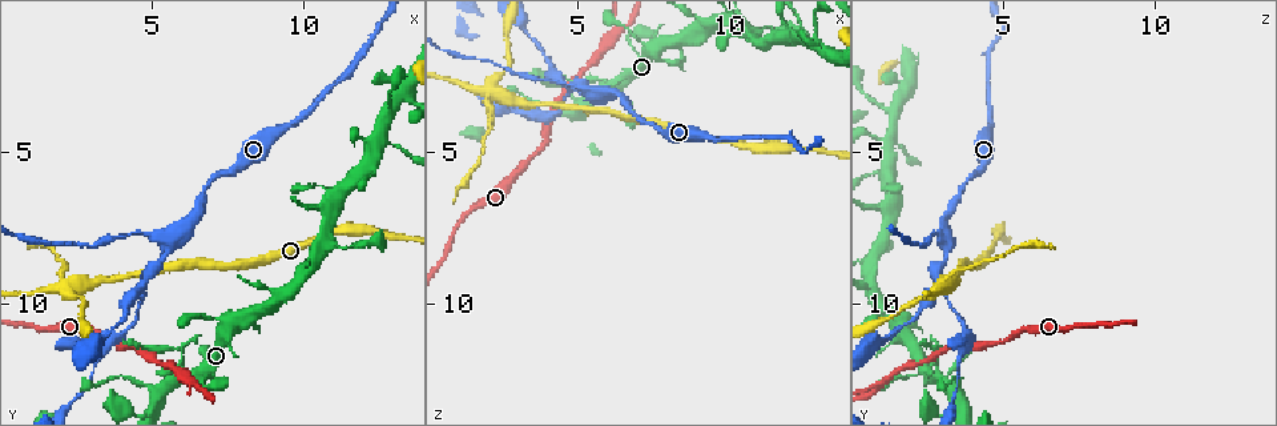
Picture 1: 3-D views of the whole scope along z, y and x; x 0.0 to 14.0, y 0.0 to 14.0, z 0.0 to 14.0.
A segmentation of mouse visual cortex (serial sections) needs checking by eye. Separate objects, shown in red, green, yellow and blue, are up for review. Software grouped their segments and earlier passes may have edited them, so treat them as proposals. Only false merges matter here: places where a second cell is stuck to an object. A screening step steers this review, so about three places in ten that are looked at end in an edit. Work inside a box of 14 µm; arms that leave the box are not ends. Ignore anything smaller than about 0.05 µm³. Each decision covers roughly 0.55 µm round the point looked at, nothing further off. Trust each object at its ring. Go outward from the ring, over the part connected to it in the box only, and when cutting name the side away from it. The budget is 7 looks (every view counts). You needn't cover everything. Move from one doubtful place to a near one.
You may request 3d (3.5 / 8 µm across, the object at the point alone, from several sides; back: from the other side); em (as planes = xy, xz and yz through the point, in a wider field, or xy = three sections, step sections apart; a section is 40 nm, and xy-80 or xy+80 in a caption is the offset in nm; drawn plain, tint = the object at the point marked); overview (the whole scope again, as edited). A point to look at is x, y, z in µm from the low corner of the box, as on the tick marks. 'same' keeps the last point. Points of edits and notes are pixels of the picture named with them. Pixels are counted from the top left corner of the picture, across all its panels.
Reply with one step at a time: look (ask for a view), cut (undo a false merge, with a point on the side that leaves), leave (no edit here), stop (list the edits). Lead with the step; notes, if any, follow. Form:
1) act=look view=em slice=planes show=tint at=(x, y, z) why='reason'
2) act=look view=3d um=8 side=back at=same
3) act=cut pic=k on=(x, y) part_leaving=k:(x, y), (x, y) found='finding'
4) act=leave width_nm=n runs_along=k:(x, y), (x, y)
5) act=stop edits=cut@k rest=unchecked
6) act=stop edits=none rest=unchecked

act=look view=em slice=xy step=5 show=tint at=(6.4, 12.6, 1.0) why='two arms in line, one across'

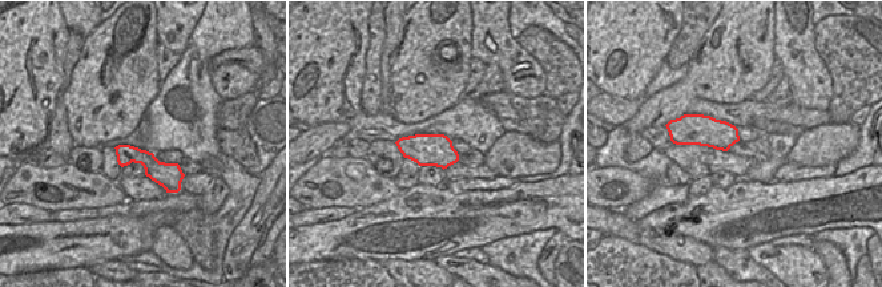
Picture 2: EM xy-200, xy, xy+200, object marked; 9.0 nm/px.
act=look view=3d um=3.5 at=same why='see where the arms go'

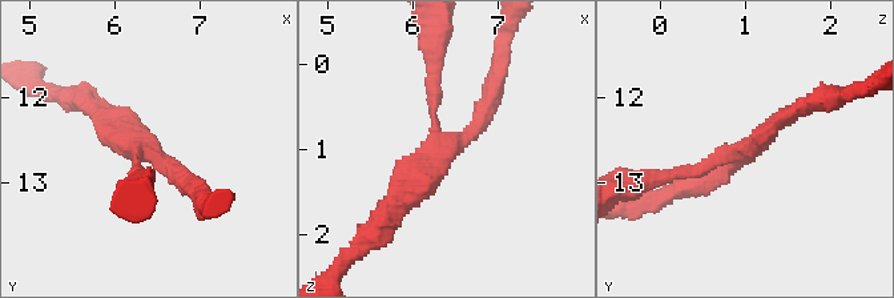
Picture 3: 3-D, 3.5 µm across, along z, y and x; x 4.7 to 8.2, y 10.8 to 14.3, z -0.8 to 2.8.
act=leave arms=3 arm_widths_nm=150,200,250 runs_along=2:(119, 149), (144, 157), (173, 189) found='all the same cell'

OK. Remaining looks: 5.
act=look view=3d um=8 at=(5.9, 11.6, 2.8) why='thin neck'

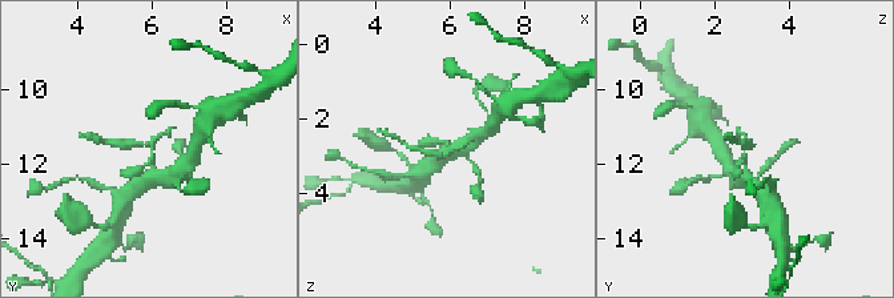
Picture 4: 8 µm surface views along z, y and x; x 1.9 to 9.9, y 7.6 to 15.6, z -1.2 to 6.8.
act=look view=3d um=3.5 at=(6.0, 11.6, 2.8)

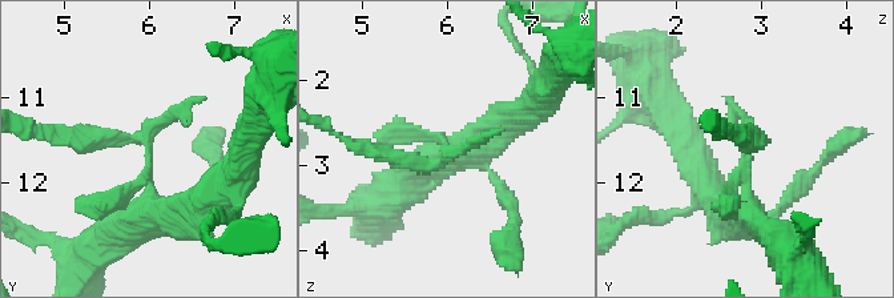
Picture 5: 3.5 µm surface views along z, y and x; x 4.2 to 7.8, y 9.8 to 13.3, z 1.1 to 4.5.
act=look view=em slice=xy step=2 show=tint at=(6.00, 11.55, 2.90)

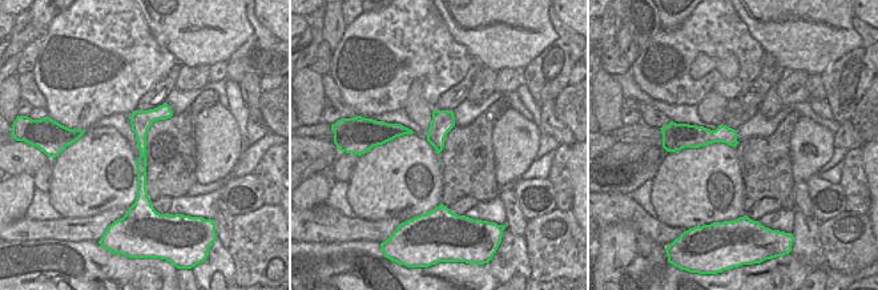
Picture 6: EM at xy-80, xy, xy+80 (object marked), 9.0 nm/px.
act=leave runs_along=5:(478, 147), (433, 168), (371, 150) found='one cell here'

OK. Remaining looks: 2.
act=look view=3d um=3.5 at=(4.7, 9.3, 2.9) why='three-way junction'

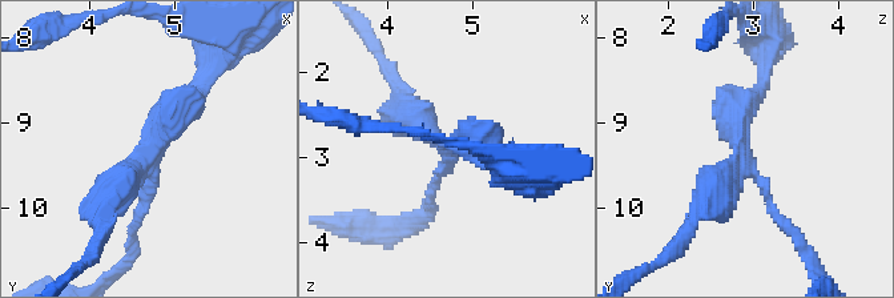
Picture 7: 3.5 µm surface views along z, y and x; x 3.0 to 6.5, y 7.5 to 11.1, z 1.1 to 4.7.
act=look view=em slice=xy step=5 show=tint at=(4.75, 9.40, 2.85) arms=3 arm_widths_nm=150,300,400

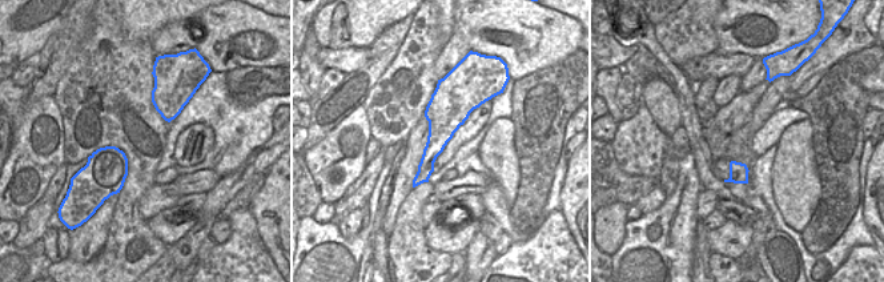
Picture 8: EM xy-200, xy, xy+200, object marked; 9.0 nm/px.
act=leave runs_along=7:(196, 87), (101, 213) found='all the same cell'

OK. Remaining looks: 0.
act=stop edits=none rest=unchecked

